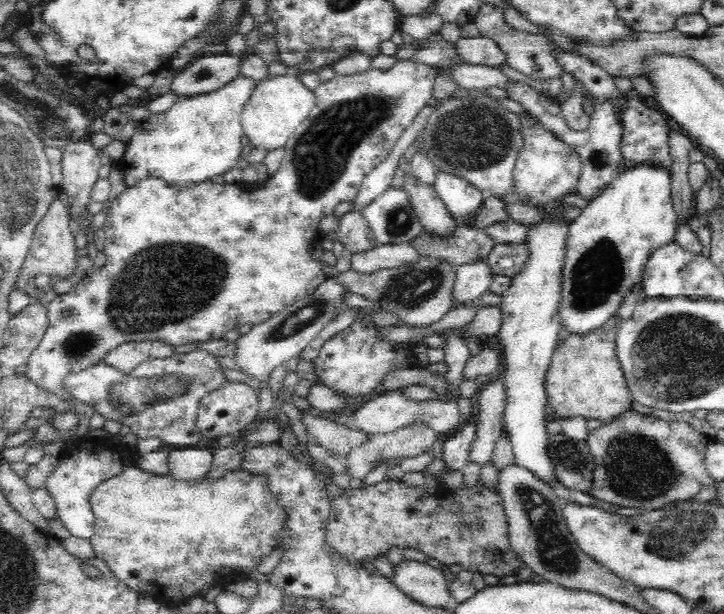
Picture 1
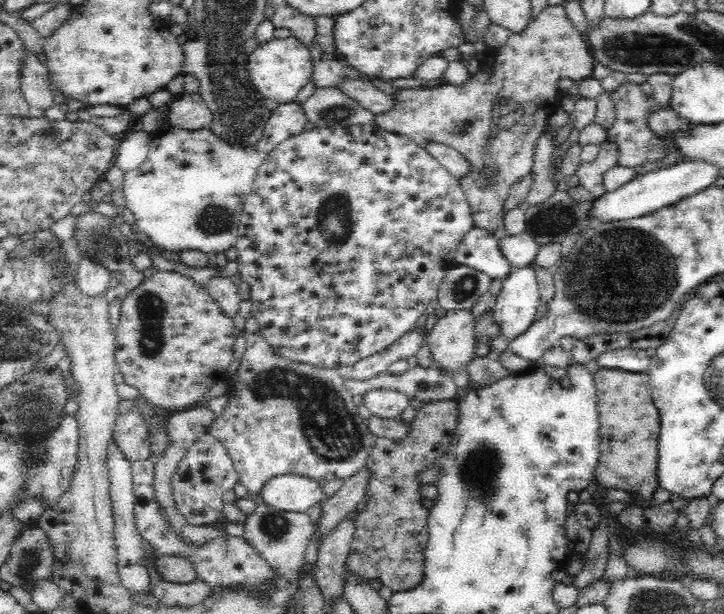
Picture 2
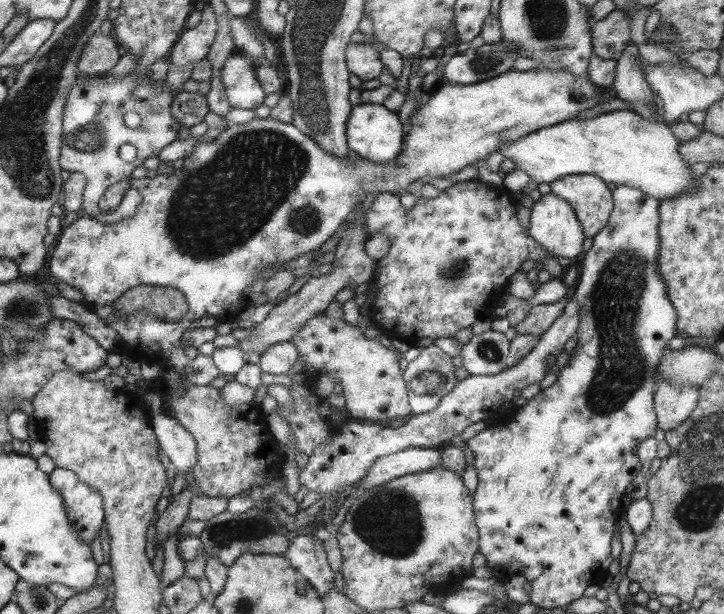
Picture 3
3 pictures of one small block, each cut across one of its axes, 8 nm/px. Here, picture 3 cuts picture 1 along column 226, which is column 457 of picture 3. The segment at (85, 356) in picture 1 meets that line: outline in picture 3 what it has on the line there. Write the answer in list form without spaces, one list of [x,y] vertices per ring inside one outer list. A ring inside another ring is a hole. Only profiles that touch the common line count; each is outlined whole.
[[[477,179],[468,180],[456,183],[450,187],[443,189],[440,196],[436,198],[425,199],[418,196],[418,199],[412,209],[404,209],[400,204],[400,199],[394,194],[385,192],[380,193],[372,202],[367,211],[367,220],[365,224],[365,231],[367,238],[371,234],[381,232],[385,234],[391,242],[389,253],[377,261],[377,272],[372,282],[379,284],[379,293],[376,295],[374,301],[374,308],[372,314],[369,316],[370,320],[375,326],[378,326],[383,335],[388,339],[393,340],[396,338],[403,338],[408,340],[410,338],[432,338],[434,341],[442,338],[443,340],[452,338],[465,338],[473,324],[478,324],[478,320],[482,320],[485,315],[490,313],[490,307],[493,304],[499,304],[506,292],[507,284],[510,284],[510,279],[522,271],[522,264],[526,264],[526,260],[534,262],[544,262],[546,257],[552,256],[537,240],[530,236],[530,232],[526,231],[518,222],[518,208],[519,200],[516,200],[515,192],[508,191],[504,186],[493,187],[485,183],[481,183]]]

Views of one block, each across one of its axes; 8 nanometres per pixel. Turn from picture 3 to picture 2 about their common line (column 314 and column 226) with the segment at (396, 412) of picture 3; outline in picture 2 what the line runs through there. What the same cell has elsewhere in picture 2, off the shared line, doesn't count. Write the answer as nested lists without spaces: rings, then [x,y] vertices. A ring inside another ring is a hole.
[[[157,270],[151,277],[145,277],[142,280],[142,284],[138,284],[138,288],[129,291],[128,296],[122,301],[121,314],[119,324],[117,326],[117,332],[115,337],[115,364],[117,371],[124,376],[124,383],[134,387],[139,394],[149,403],[154,406],[160,406],[160,408],[167,408],[172,412],[182,411],[200,404],[207,399],[207,392],[213,385],[220,380],[226,381],[226,369],[235,360],[233,348],[235,346],[237,335],[237,329],[233,324],[233,319],[227,318],[214,298],[210,297],[210,293],[204,286],[198,286],[198,283],[194,279],[181,275],[175,271],[160,271]]]

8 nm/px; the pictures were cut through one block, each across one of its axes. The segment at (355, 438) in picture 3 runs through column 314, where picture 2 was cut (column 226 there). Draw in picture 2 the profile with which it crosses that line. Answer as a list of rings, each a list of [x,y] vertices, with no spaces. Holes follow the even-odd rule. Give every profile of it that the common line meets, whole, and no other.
[[[204,434],[186,451],[184,458],[178,463],[172,475],[172,487],[176,512],[179,512],[190,524],[212,524],[222,516],[222,496],[232,490],[239,482],[234,468],[234,461],[227,454],[226,448],[218,440]]]

